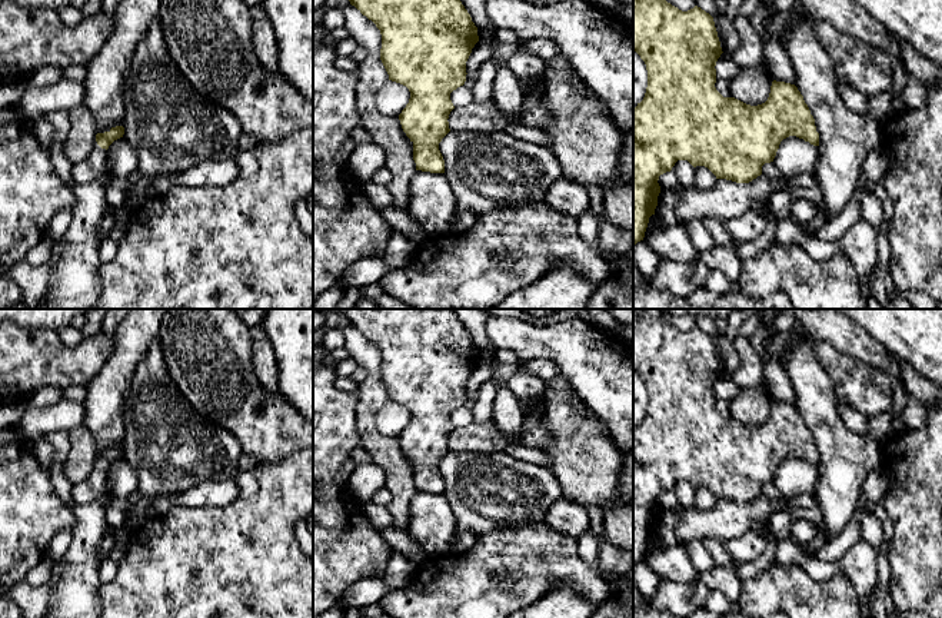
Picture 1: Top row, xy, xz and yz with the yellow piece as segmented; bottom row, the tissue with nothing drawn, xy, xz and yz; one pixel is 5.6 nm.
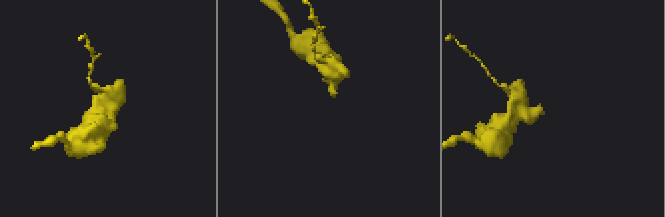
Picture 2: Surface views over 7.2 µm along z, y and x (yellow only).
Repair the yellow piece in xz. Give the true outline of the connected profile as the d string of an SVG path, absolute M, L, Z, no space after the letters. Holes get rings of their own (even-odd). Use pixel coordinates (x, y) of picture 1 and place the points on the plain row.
M316 309L343 315L382 355L380 381L389 401L406 406L410 419L399 435L413 464L416 491L445 494L439 464L450 452L450 413L466 402L466 382L479 362L477 348L453 309Z

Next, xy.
M116 446L104 453L96 452L96 462L93 472L87 479L71 485L71 498L76 504L90 504L101 498L107 488L107 469L109 466L123 458L124 448Z

